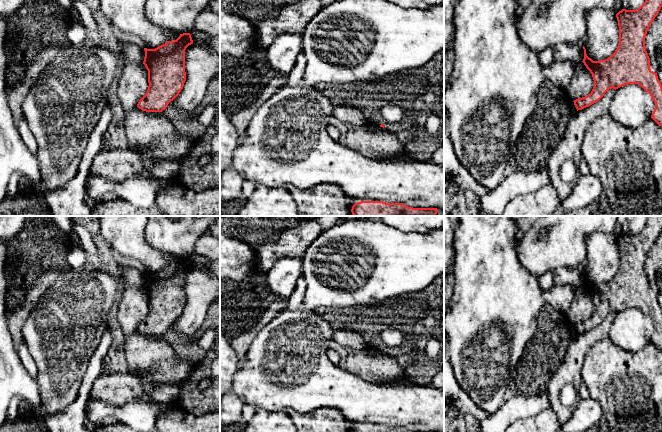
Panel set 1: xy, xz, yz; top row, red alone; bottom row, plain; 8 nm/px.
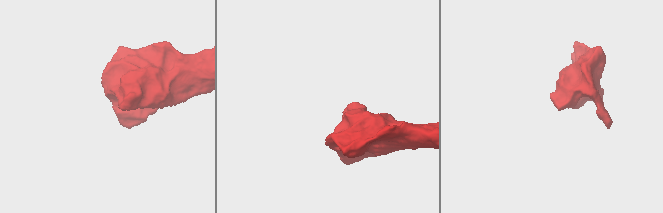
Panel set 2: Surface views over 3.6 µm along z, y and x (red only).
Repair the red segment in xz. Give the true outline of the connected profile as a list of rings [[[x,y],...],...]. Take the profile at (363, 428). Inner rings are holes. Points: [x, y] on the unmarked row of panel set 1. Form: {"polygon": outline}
{"polygon": [[[361,425],[355,427],[352,432],[413,432],[402,427],[386,427],[383,425]]]}

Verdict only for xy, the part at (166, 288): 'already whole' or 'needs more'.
already whole

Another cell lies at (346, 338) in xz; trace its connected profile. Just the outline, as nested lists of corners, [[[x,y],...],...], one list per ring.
[[[335,330],[333,340],[341,346],[351,348],[352,350],[364,349],[367,347],[363,337],[350,330]]]

